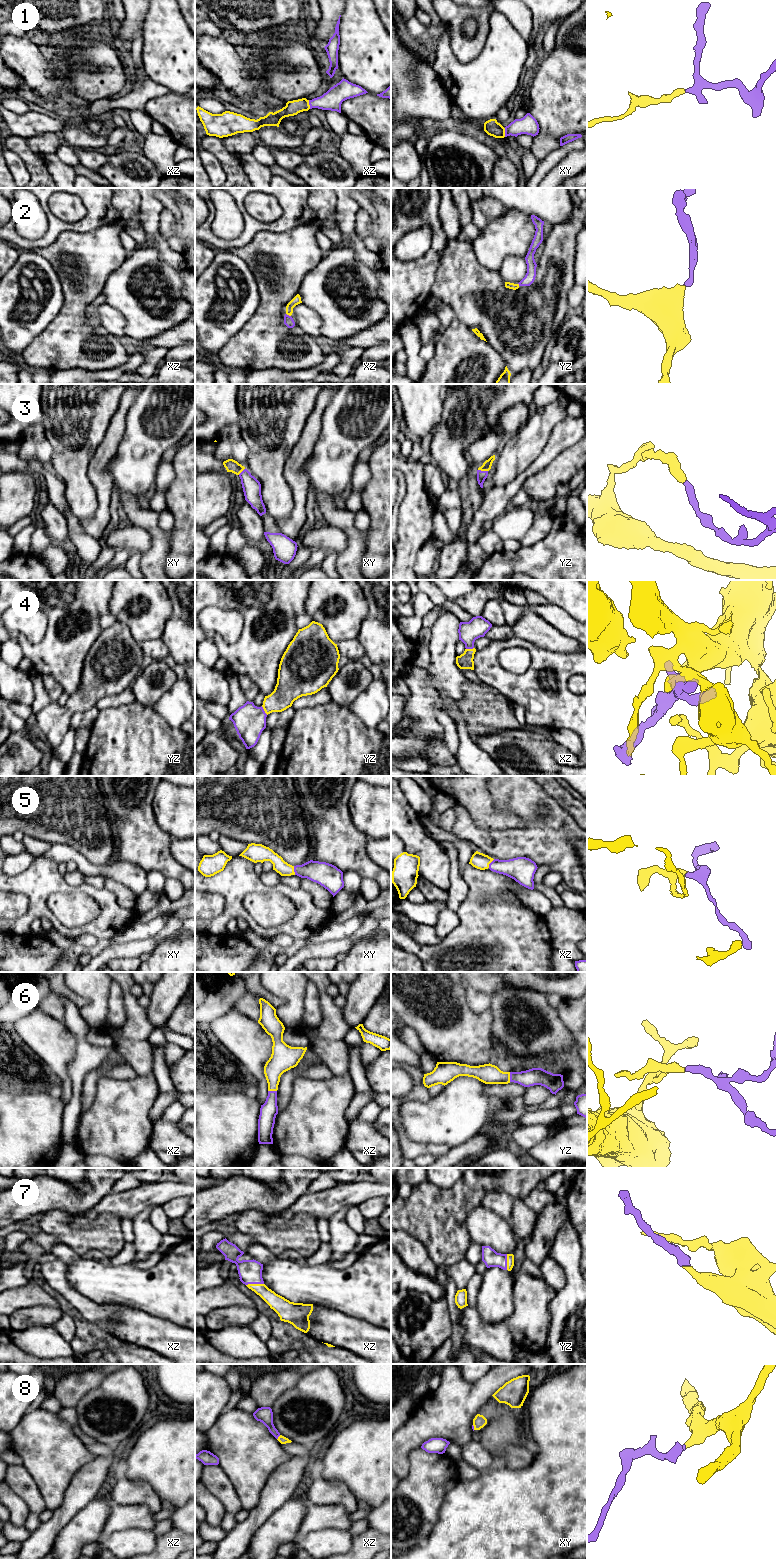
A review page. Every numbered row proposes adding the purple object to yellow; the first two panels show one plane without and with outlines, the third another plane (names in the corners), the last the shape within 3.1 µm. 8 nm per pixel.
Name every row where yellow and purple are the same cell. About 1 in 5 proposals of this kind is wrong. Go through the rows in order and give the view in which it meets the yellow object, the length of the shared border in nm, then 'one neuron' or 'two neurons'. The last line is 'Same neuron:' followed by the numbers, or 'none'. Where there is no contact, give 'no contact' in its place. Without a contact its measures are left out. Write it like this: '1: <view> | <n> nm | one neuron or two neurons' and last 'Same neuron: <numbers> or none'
1: xz | 70 nm | one neuron
2: xz | 50 nm | one neuron
3: yz | 80 nm | one neuron
4: yz | 90 nm | one neuron
5: xy | 70 nm | one neuron
6: yz | 80 nm | one neuron
7: xz | 140 nm | one neuron
8: xz | 50 nm | one neuron
Same neuron: 1, 2, 3, 4, 5, 6, 7, 8

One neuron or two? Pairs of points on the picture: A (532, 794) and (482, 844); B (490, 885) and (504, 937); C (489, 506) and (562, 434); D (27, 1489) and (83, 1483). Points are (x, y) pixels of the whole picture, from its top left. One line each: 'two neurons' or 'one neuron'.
A: one neuron
B: one neuron
C: one neuron
D: two neurons

